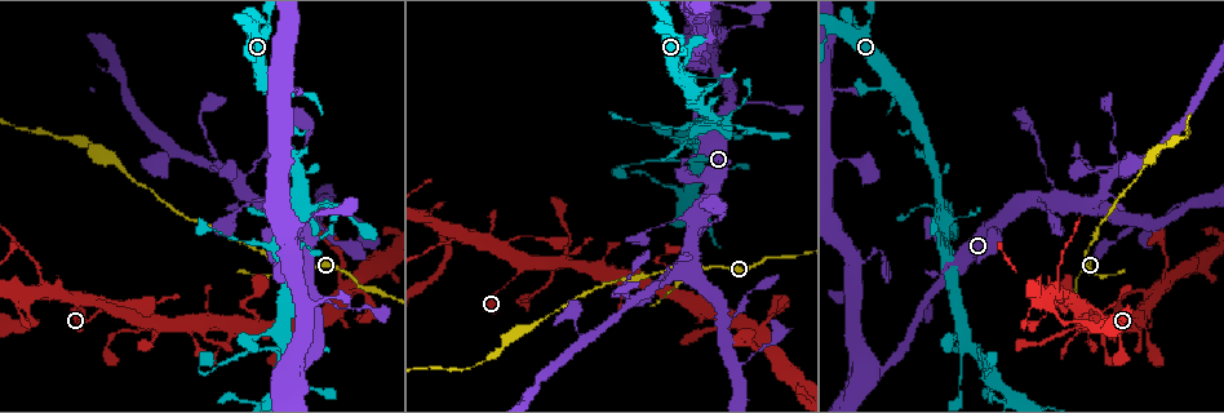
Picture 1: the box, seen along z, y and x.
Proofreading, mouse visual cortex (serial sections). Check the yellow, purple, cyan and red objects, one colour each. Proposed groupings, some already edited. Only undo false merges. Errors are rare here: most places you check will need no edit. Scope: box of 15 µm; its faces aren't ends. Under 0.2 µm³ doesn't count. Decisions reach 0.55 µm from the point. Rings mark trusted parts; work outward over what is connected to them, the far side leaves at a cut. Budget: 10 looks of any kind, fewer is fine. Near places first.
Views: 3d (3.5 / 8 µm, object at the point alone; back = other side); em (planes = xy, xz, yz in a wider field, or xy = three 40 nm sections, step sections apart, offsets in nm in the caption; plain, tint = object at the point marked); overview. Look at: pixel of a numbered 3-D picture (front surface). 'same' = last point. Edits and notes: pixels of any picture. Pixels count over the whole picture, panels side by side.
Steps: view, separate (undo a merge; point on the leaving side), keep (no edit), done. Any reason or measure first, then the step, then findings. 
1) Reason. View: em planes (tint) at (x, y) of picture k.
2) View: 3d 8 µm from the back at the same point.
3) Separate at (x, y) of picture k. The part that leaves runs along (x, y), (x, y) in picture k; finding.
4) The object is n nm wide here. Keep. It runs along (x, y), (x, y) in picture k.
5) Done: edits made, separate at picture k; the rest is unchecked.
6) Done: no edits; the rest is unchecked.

Three arms meet. View: 3d 8 µm from the back at (962, 351) of picture 1.

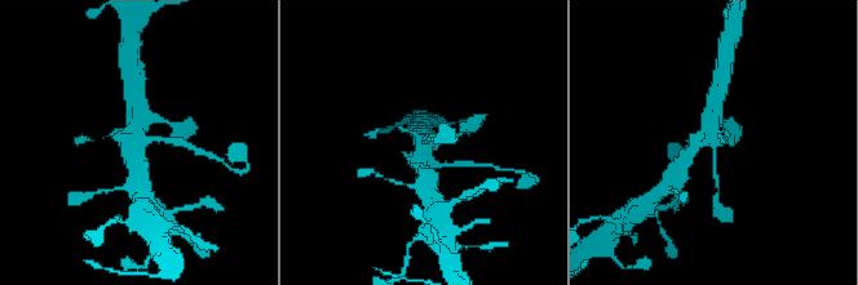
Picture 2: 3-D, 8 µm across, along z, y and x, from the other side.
View: em xy step 2 (tint) at (715, 142) of picture 2.

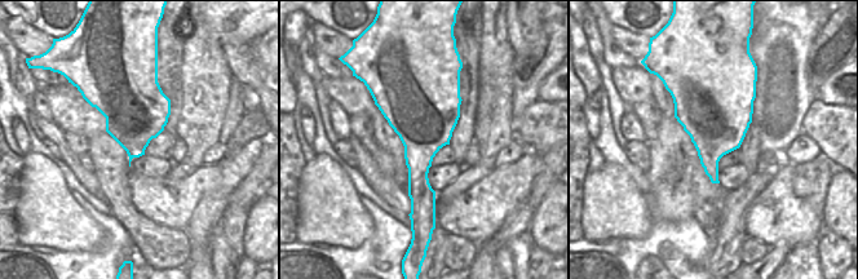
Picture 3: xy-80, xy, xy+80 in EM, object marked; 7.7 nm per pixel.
Keep. It runs along (715, 98), (708, 132), (682, 160) in picture 2; continuous, no second cell.

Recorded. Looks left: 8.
Thin neck. View: 3d 8 µm from the back at (1086, 256) of picture 1.

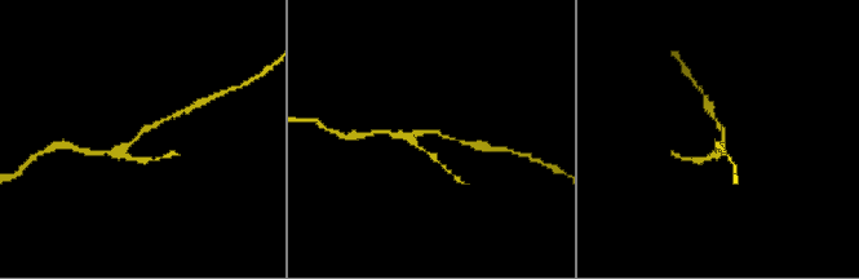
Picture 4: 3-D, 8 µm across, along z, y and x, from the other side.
Zoom in. View: 3d 3.5 µm at (722, 132) of picture 4.

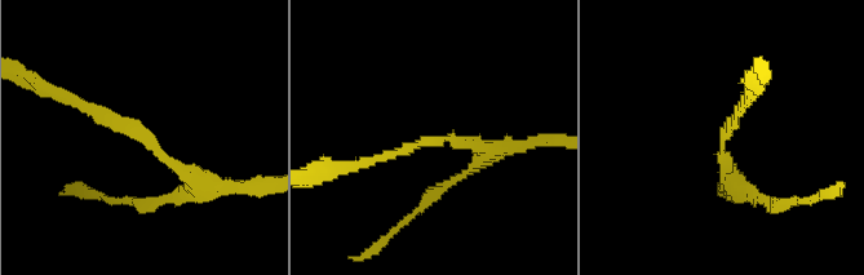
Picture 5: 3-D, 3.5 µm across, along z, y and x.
Need the tissue. View: em xy step 5 (tint) at (156, 145) of picture 5.

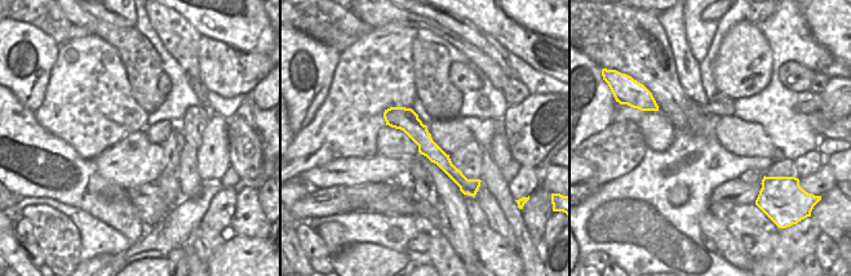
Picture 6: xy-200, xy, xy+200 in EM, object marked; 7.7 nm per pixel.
Keep. It runs along (221, 186), (83, 102) in picture 5; all the same cell.

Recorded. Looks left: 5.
Sudden change in width. View: 3d 8 µm at (528, 325) of picture 1.

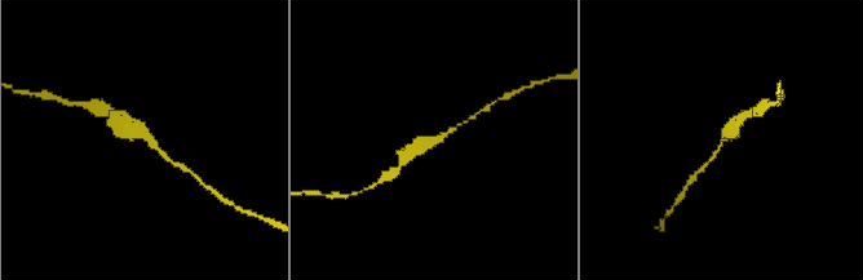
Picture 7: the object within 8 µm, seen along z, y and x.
Zoom in. View: 3d 3.5 µm at (146, 136) of picture 7.

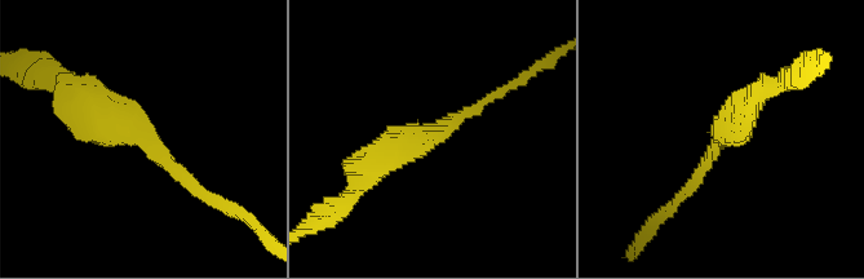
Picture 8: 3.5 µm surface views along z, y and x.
View: em planes (tint) at (146, 136) of picture 8.

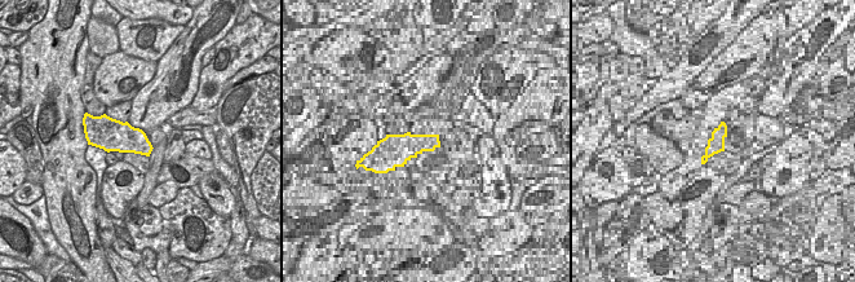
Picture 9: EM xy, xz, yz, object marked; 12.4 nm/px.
Keep. Continuous, no second cell.

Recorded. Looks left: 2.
Thin neck. View: 3d 3.5 µm from the back at (455, 239) of picture 1.

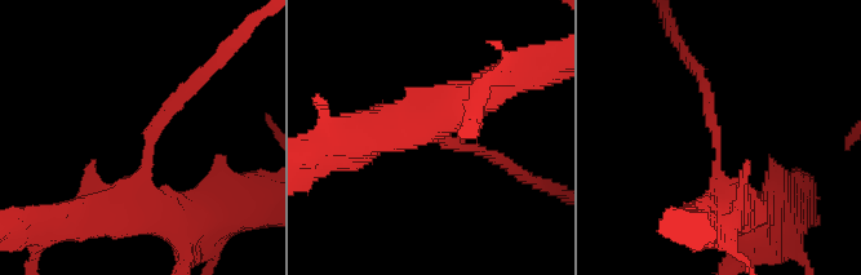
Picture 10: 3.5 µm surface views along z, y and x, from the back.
The arms are 150, 500 nm wide. View: em xy step 5 (tint) at (718, 151) of picture 10.

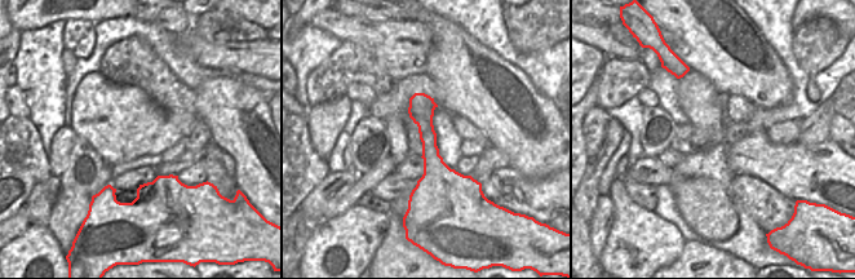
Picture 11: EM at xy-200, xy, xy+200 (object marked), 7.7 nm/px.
Keep. It runs along (421, 96), (430, 186), (416, 202) in picture 11; one cell here.

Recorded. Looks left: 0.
Done: no edits; the rest is unchecked.

